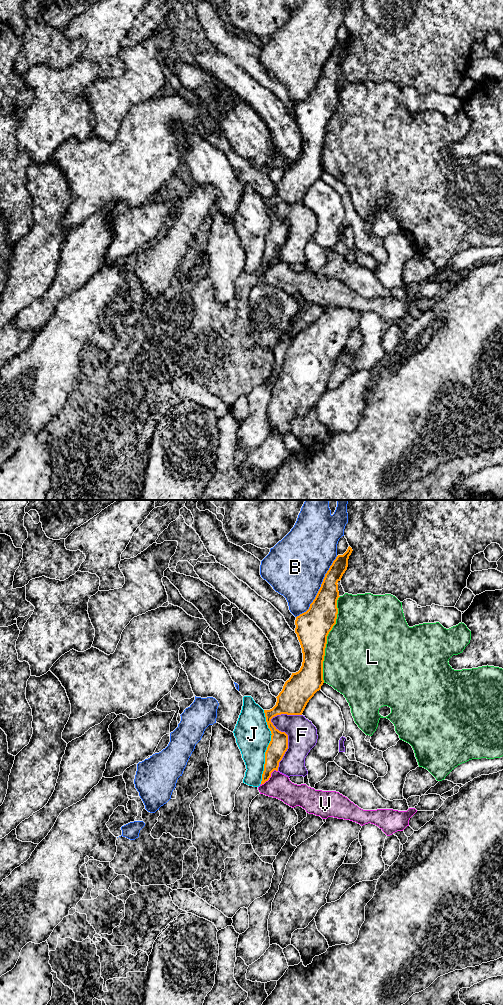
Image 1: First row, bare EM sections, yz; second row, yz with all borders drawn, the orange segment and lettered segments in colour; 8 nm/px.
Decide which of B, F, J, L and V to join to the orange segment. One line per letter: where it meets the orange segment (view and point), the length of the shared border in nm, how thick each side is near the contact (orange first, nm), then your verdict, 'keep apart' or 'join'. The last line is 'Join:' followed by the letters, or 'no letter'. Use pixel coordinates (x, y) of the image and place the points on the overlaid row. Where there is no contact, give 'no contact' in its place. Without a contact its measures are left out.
B: meets orange in yz at (320, 588); contact 600 nm long; 240 nm thick on the orange side, 460 nm on the other; keep apart
F: meets orange in yz at (280, 731); contact 500 nm long; 200 nm thick on the orange side, 240 nm on the other; keep apart
J: meets orange in yz at (267, 747); contact 600 nm long; 150 nm thick on the orange side, 280 nm on the other; keep apart
L: meets orange in yz at (326, 639); contact 700 nm long; 280 nm thick on the orange side, 480 nm on the other; keep apart
V: meets orange in yz at (270, 776); contact 180 nm long; 150 nm thick on the orange side, 200 nm on the other; keep apart
Join: no letter

